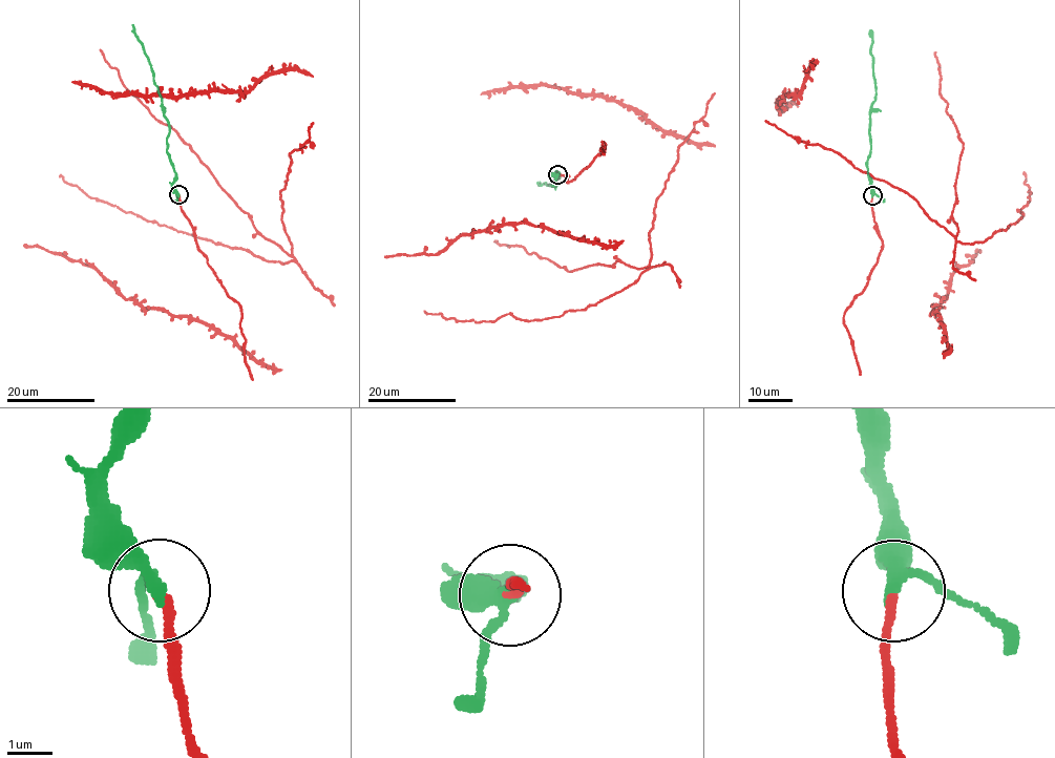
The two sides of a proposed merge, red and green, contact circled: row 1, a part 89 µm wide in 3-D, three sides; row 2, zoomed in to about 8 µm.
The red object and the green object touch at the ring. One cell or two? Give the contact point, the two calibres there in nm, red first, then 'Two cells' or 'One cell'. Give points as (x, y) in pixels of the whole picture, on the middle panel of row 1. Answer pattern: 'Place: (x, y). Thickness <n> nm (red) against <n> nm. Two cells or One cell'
Place: (557, 174). Thickness 200 nm (red) against 240 nm. One cell

